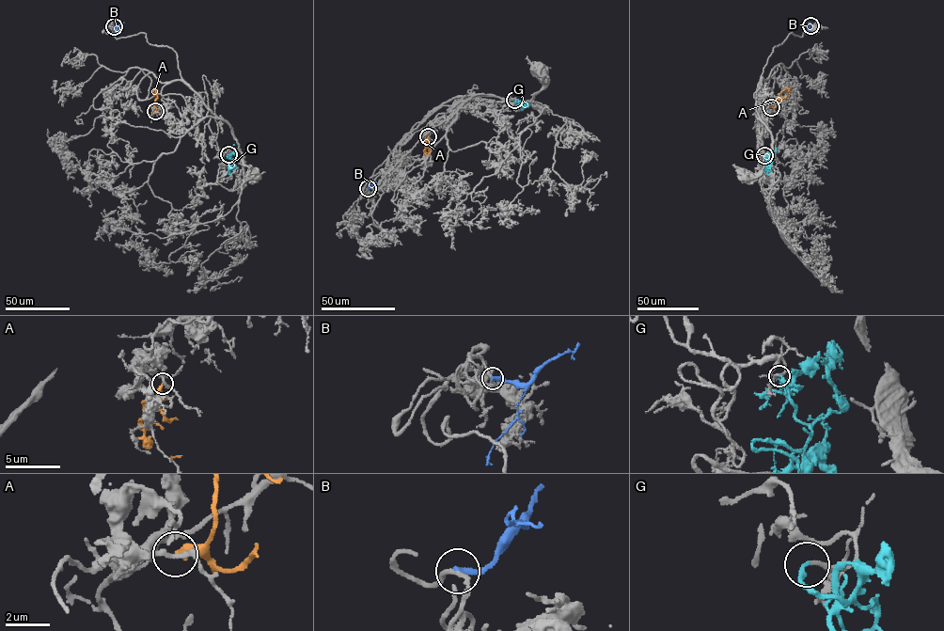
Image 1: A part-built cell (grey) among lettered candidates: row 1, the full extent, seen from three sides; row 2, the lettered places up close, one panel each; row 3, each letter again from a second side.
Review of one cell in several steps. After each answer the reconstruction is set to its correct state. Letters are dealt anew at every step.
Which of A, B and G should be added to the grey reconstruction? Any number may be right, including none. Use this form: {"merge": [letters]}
{"merge": ["G"]}

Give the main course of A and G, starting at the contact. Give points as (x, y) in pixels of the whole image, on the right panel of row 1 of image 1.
A: (771, 106), (779, 93), (786, 87), (790, 91), (789, 88)
G: (764, 155), (767, 161), (776, 149)

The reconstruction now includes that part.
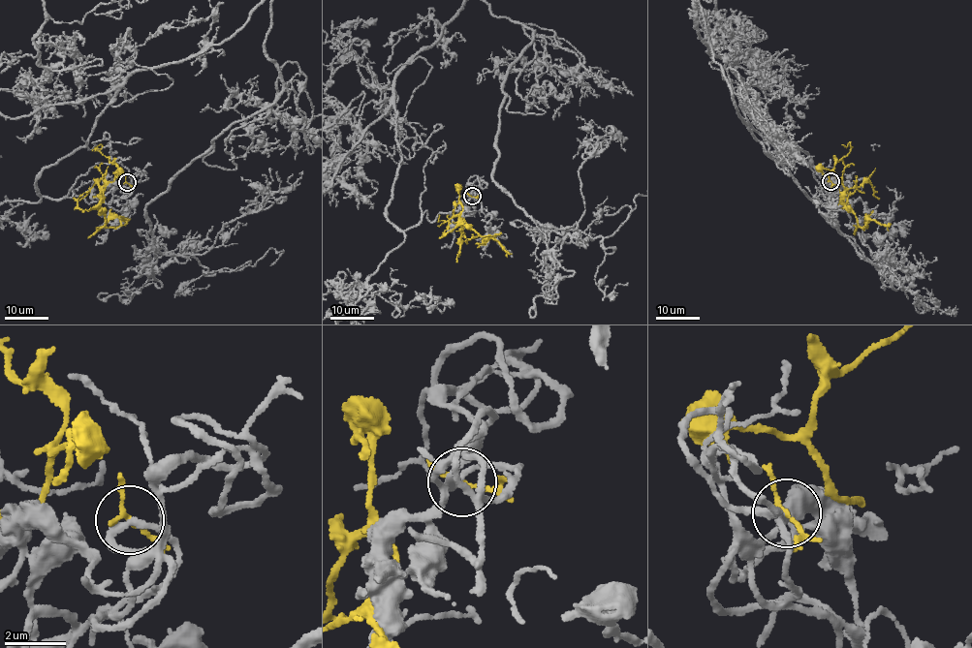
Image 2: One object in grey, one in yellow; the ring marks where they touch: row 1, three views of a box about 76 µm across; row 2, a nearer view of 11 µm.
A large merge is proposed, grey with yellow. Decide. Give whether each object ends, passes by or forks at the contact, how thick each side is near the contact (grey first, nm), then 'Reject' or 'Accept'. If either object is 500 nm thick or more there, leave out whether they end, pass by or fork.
At the ring grey passes by. At the ring yellow passes by. Thickness 200 nm (grey) against 120 nm. Reject

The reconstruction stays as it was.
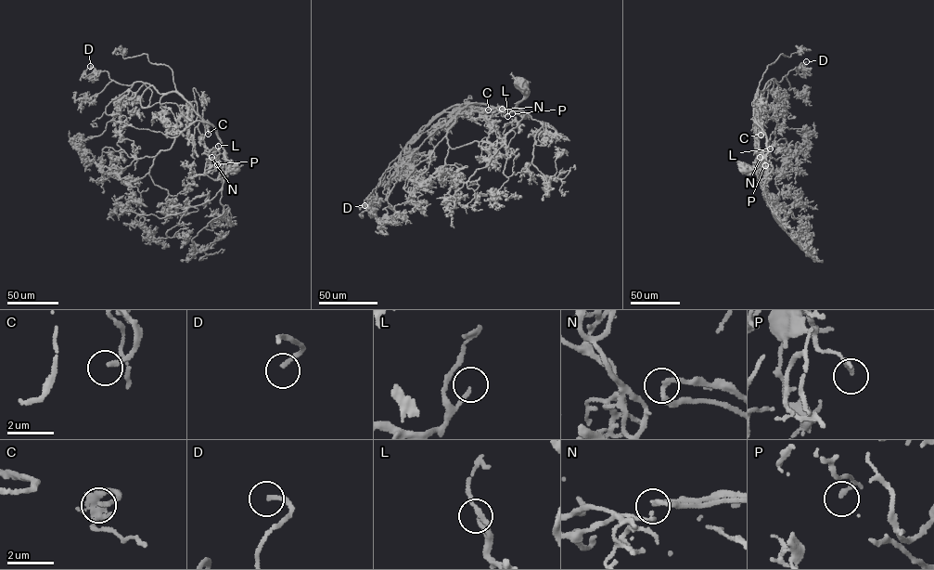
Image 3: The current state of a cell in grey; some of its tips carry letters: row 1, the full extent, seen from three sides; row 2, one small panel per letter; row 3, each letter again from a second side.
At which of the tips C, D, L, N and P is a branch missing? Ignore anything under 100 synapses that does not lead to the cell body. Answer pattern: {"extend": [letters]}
{"extend": ["C", "D"]}

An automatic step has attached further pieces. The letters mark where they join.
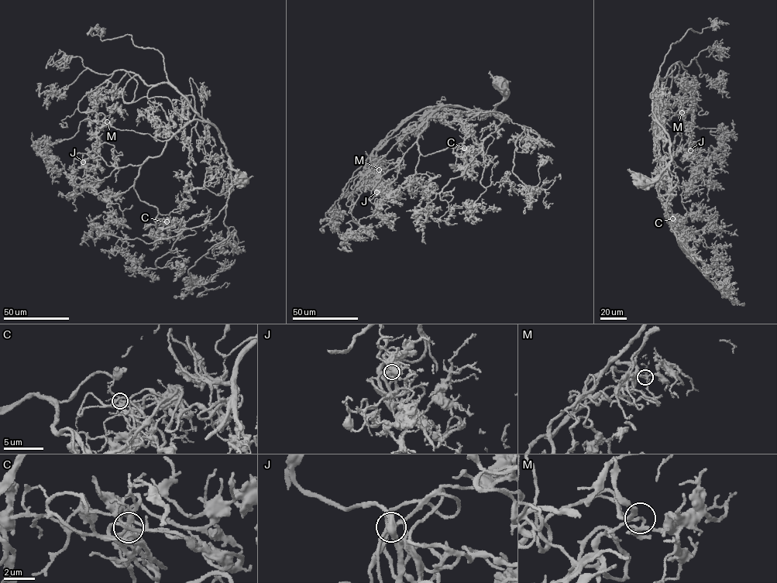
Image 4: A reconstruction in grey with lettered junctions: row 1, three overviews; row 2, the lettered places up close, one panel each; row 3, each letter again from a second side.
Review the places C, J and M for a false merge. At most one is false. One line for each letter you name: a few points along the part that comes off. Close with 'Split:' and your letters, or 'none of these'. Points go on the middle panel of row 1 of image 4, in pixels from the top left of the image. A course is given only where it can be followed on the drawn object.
Split: none of these

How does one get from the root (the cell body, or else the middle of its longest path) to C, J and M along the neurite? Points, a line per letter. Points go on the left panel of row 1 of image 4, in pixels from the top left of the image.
C: (240, 181), (241, 173), (229, 163), (231, 188), (218, 215), (177, 231), (166, 221)
J: (240, 181), (219, 132), (196, 119), (140, 165), (109, 166), (79, 152), (74, 157), (83, 162)
M: (240, 181), (219, 132), (208, 122), (194, 119), (163, 141), (97, 123), (107, 121)

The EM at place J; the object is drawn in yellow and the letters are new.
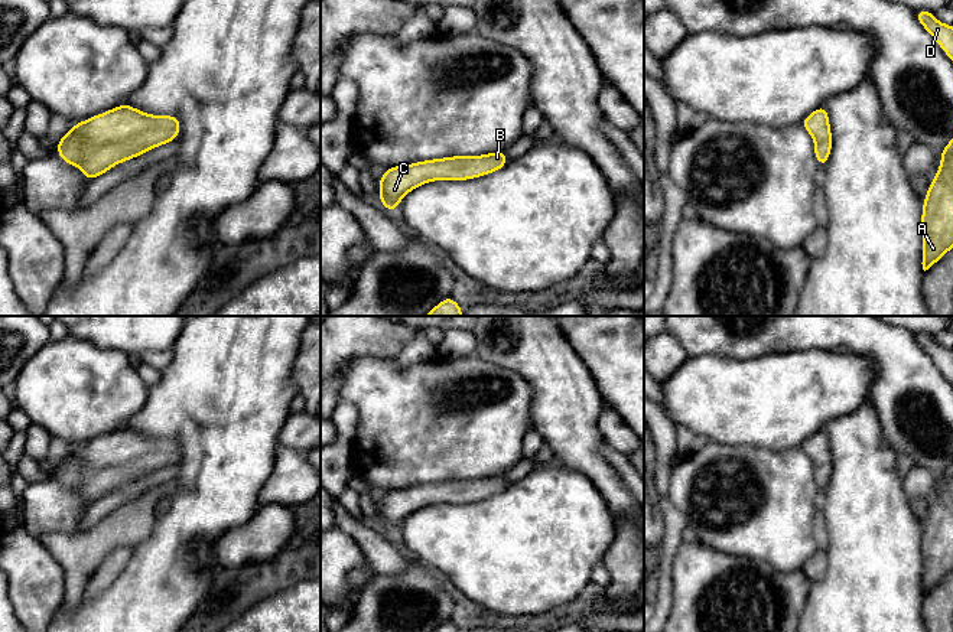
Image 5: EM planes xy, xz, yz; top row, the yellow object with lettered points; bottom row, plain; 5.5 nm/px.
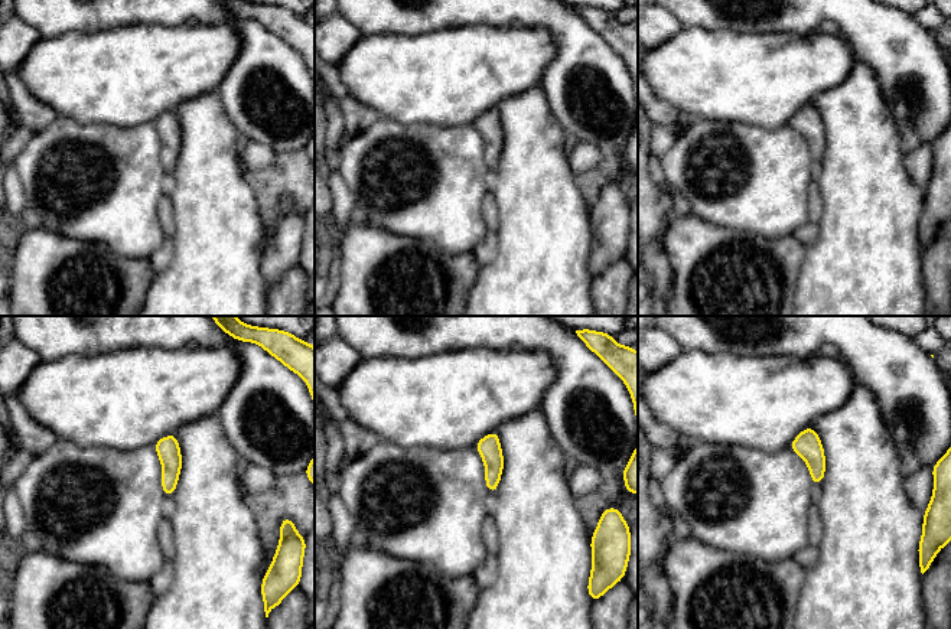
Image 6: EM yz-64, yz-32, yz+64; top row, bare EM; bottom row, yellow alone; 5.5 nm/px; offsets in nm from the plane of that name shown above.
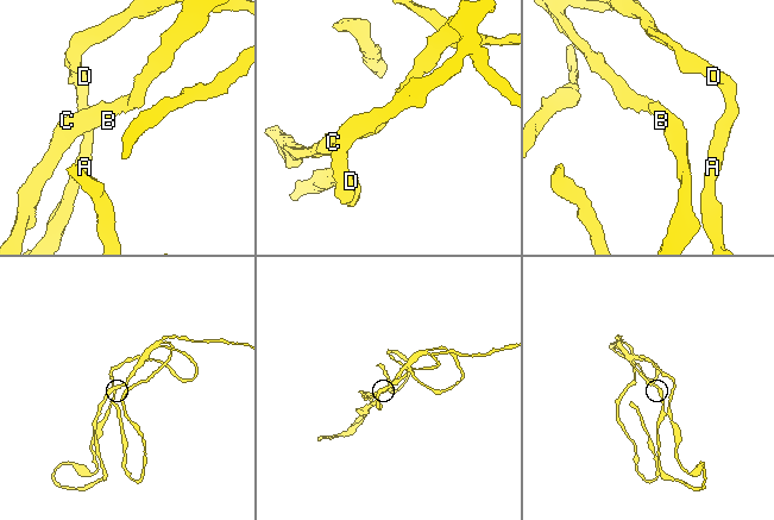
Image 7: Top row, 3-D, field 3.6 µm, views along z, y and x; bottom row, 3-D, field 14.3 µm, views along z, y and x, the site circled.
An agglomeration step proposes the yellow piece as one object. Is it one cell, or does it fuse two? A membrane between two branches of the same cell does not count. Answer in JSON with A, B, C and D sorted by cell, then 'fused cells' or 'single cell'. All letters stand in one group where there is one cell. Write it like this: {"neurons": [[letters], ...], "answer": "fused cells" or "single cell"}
{"neurons": [["A", "B", "C", "D"]], "answer": "single cell"}

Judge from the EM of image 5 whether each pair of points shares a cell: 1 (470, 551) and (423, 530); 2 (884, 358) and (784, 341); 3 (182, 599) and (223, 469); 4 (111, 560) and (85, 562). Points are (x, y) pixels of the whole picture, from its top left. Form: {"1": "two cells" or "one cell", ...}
{"1": "one cell", "2": "one cell", "3": "one cell", "4": "two cells"}

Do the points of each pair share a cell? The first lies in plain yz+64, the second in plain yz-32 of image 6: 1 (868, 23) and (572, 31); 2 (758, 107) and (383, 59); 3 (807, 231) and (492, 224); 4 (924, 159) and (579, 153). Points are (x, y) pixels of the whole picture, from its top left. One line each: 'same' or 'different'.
1: same
2: same
3: different
4: same

